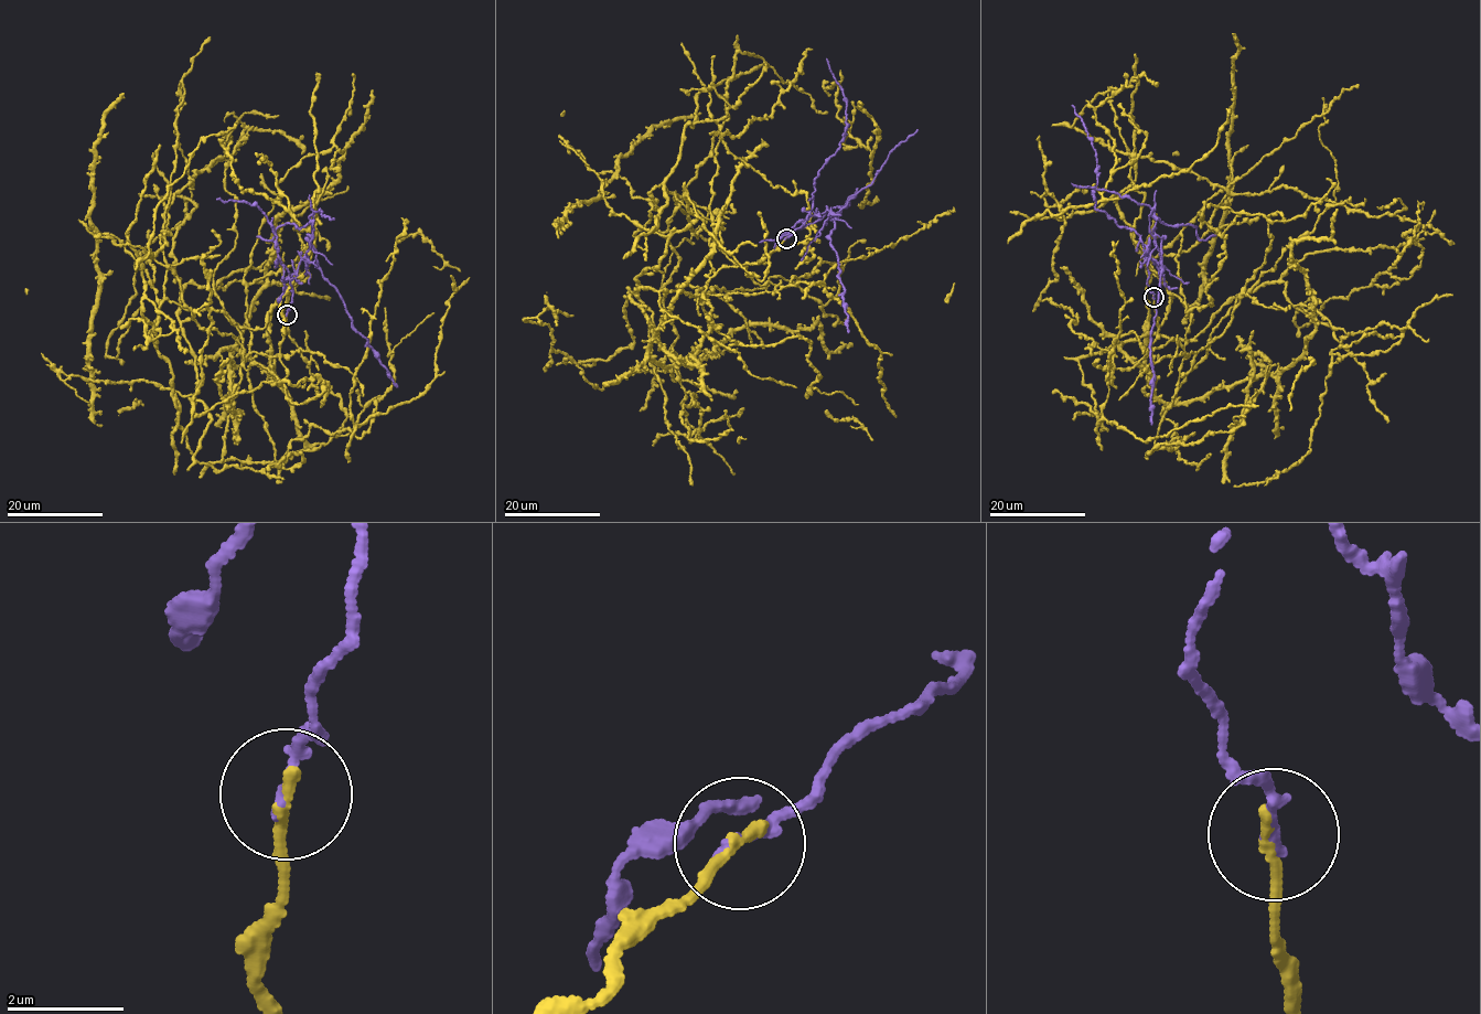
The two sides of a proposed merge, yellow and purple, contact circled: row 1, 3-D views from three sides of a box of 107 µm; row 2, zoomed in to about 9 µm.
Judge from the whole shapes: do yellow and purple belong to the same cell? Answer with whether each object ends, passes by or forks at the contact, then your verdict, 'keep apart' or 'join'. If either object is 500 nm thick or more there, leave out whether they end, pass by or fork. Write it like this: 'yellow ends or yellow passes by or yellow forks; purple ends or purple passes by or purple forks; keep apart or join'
yellow ends; purple ends; keep apart

